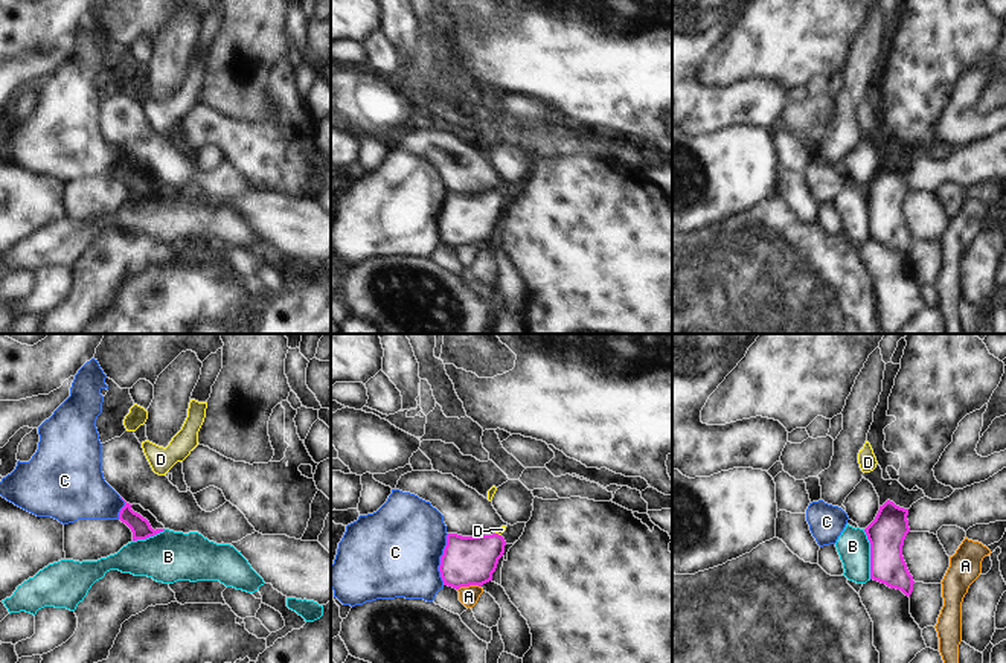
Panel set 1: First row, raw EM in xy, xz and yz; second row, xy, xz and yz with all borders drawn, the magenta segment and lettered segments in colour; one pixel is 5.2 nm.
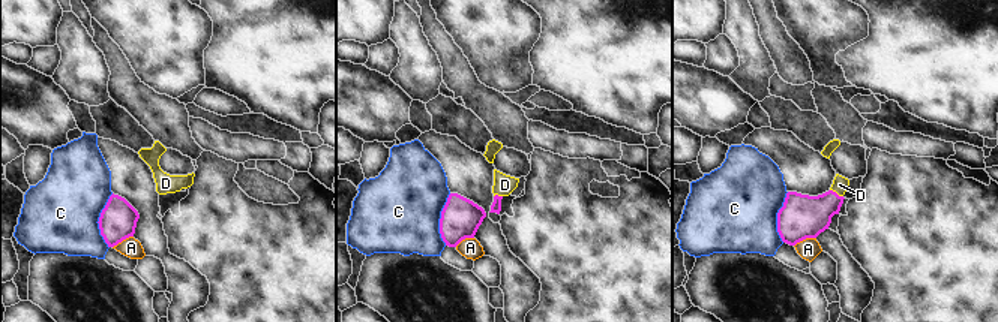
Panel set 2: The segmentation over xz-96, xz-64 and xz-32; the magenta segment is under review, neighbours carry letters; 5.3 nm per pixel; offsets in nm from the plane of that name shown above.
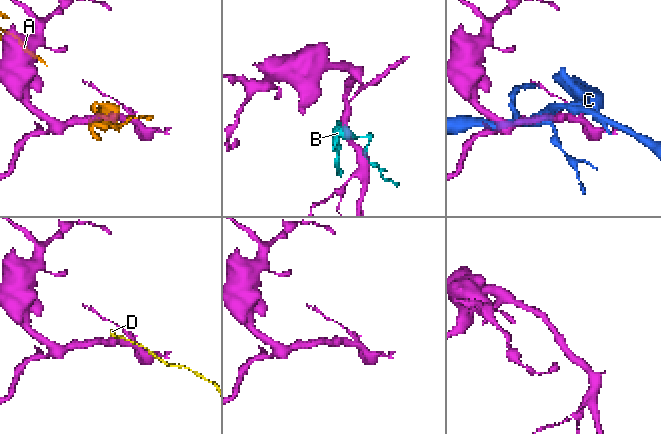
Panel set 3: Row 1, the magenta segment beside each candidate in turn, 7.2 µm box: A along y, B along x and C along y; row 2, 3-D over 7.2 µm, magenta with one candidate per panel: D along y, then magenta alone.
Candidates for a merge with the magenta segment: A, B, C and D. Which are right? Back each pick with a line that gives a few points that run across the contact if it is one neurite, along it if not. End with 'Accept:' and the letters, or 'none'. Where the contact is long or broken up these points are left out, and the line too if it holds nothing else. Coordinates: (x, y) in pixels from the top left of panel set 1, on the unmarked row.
D: Line: xz (467, 220), (473, 218), (497, 192), (502, 188)
Accept: D.

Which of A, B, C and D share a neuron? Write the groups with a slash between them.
A / B / C / D

